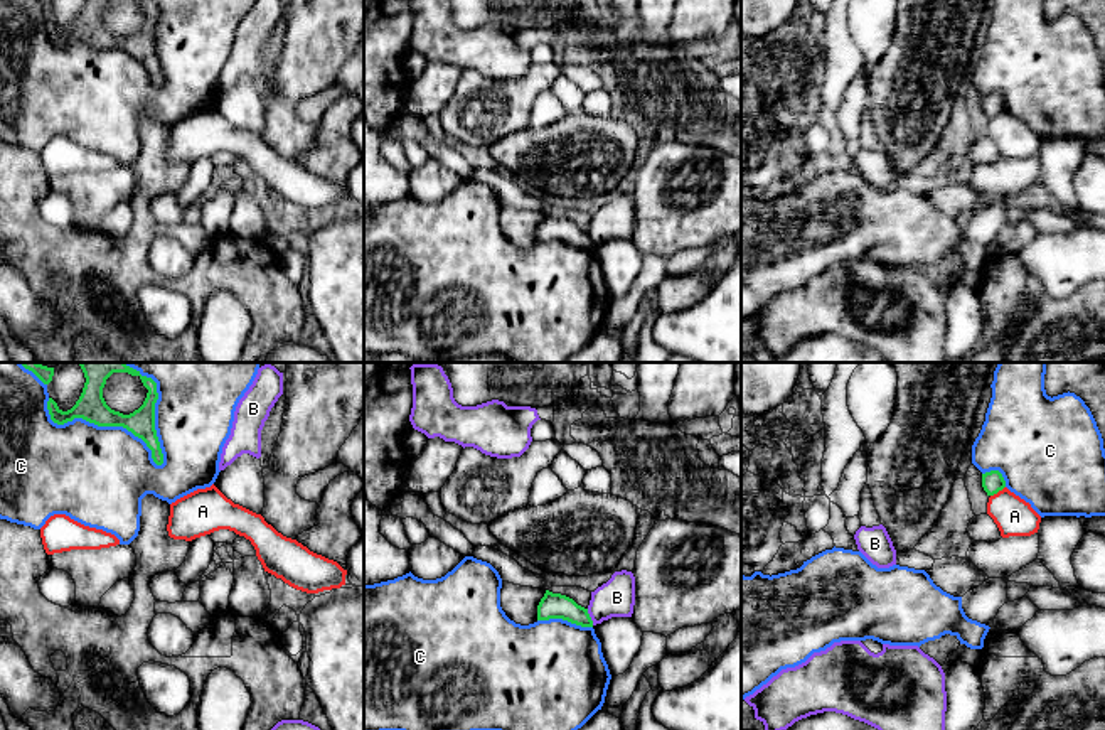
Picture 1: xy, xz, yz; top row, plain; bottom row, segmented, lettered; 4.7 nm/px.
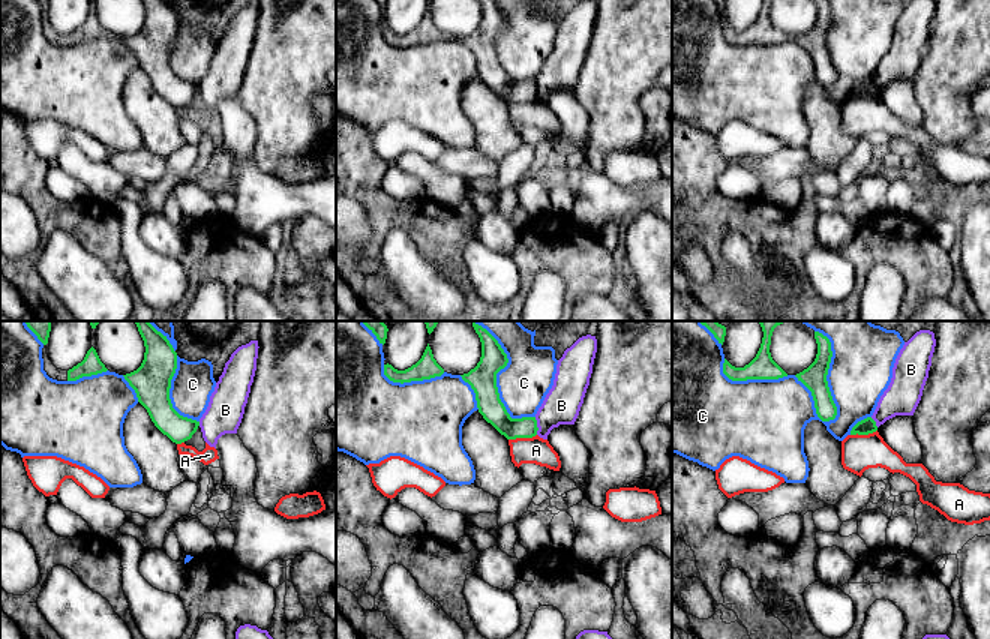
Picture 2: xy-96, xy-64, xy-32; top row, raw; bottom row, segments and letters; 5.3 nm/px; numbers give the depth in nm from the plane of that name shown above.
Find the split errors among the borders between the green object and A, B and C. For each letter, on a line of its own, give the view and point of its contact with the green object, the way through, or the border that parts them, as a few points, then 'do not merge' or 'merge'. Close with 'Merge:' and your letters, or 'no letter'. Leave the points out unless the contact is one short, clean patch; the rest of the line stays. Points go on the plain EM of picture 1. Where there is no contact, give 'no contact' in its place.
A: yz (998, 113) | do not merge
B: xz (590, 240) | along xz (587, 231), (593, 246) | do not merge
C: xy (103, 48) | do not merge
Merge: no letter

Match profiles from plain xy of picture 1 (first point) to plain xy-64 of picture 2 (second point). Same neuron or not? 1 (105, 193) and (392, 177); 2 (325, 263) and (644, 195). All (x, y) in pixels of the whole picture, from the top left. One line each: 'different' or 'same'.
1: different
2: different

